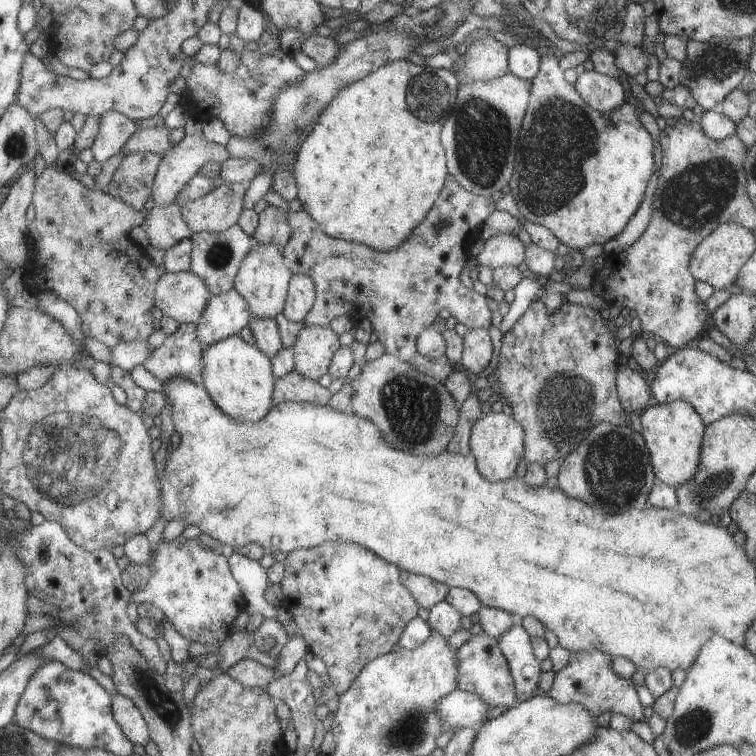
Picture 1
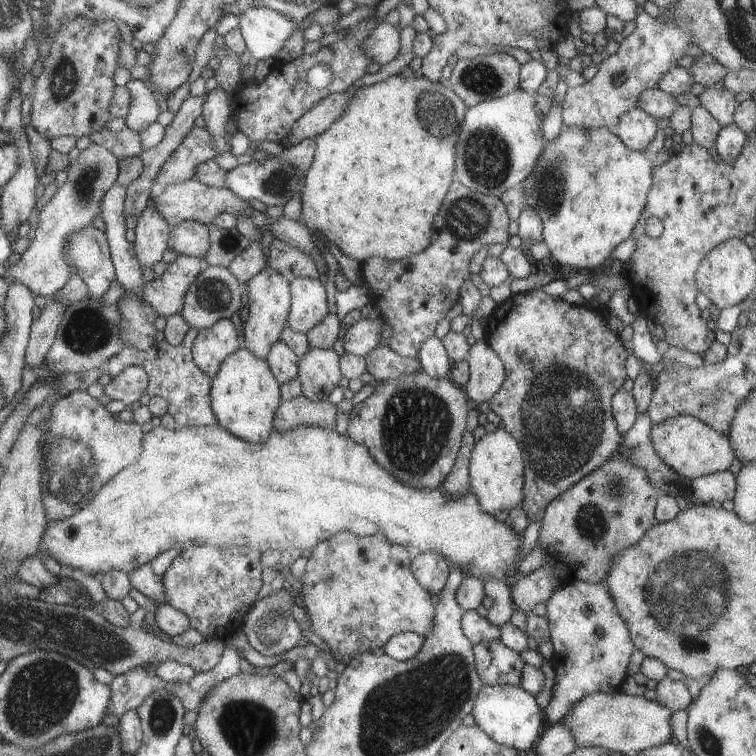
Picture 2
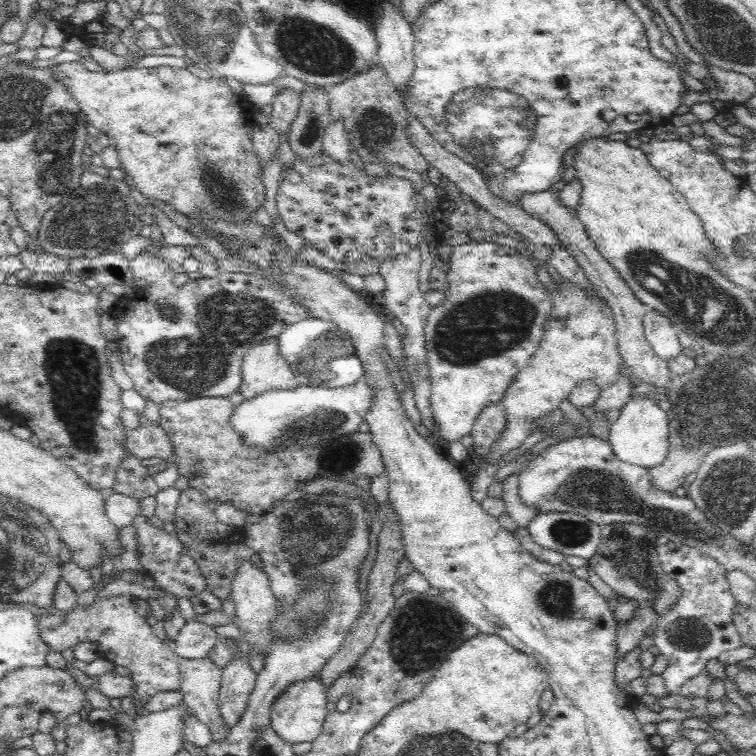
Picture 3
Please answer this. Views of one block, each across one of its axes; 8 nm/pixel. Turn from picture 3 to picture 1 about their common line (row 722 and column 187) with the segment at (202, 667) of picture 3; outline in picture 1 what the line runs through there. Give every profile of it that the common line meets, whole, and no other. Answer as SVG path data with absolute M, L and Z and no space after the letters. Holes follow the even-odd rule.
M222 183L205 196L184 204L184 220L192 233L227 231L243 210L243 196L247 188L242 183Z

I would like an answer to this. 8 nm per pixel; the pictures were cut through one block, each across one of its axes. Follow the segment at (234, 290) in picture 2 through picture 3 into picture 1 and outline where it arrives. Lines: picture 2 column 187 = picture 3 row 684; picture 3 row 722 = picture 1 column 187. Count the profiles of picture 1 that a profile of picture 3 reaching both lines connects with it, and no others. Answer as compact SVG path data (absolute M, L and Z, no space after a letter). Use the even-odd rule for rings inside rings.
M188 271L164 273L156 282L154 306L178 324L197 322L210 292L198 276Z

